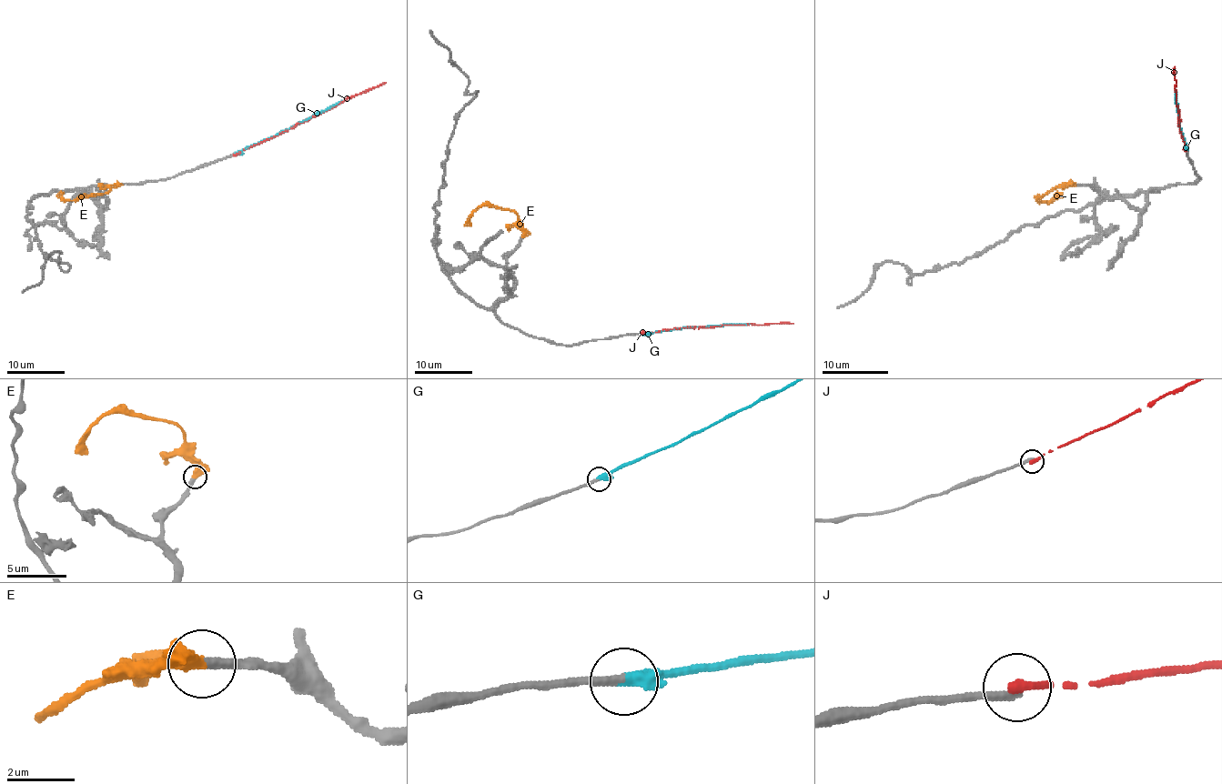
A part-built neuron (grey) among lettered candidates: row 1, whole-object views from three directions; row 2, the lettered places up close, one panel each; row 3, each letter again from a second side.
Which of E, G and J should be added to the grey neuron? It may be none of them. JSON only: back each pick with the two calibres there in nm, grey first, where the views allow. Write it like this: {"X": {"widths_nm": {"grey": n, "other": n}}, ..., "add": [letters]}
{"E": {"widths_nm": {"grey": 340, "other": 500}}, "G": {"widths_nm": {"grey": 220, "other": 480}}, "add": ["E", "G"]}

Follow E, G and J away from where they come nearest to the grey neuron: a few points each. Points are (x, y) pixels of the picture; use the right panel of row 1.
E: (1075, 184), (1057, 185), (1039, 201), (1045, 202), (1062, 196)
G: (1186, 147), (1179, 129), (1175, 86)
J: (1185, 149), (1178, 120), (1175, 66)

